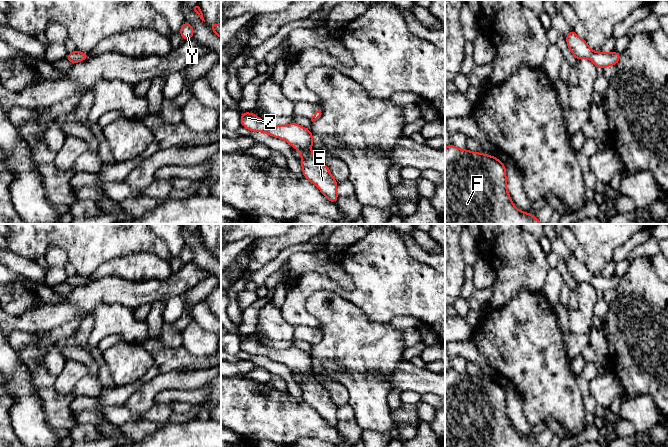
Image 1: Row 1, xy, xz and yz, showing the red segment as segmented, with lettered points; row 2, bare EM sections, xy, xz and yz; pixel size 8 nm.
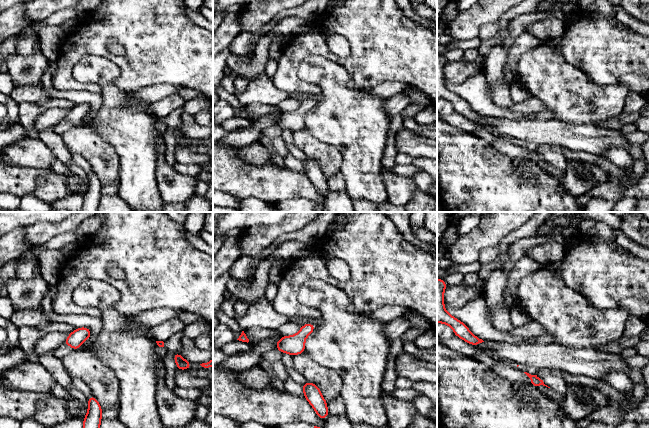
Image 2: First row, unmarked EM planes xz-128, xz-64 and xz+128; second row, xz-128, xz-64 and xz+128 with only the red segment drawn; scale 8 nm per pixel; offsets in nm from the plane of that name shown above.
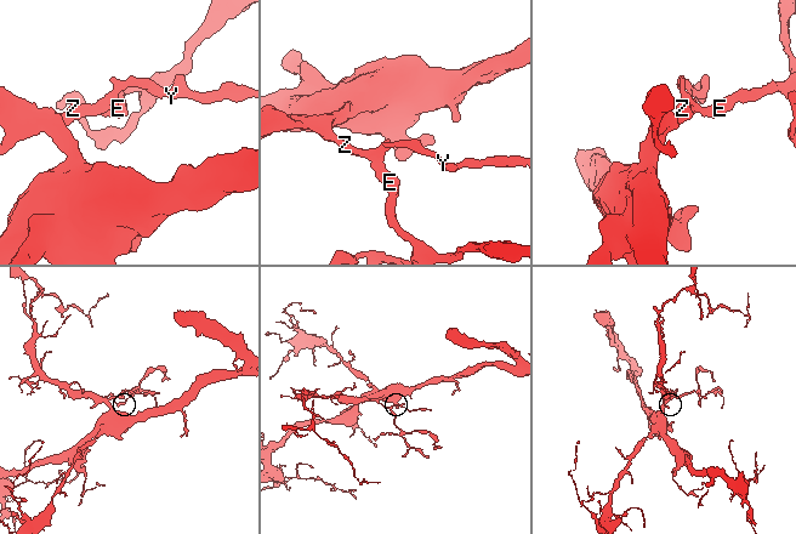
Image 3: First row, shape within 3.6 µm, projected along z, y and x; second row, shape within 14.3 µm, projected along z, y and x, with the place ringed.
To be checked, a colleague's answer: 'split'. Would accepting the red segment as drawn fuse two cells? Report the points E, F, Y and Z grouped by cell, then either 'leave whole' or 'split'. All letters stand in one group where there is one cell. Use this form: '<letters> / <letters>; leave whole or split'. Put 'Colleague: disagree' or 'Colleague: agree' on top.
Colleague: disagree
E F Y Z; leave whole

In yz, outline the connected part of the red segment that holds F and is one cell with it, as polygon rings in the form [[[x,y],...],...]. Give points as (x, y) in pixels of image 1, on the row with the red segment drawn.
[[[450,143],[445,148],[445,224],[541,224],[534,214],[516,208],[507,191],[506,167],[497,157],[459,149]]]

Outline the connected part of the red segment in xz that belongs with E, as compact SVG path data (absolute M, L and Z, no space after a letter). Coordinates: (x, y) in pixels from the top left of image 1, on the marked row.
M251 112L240 114L241 125L253 132L264 132L272 137L283 139L292 148L300 152L302 160L303 177L311 181L327 198L328 201L336 203L338 200L338 182L333 178L329 168L312 154L313 135L311 130L302 127L297 123L288 125L274 125L266 123L260 116Z

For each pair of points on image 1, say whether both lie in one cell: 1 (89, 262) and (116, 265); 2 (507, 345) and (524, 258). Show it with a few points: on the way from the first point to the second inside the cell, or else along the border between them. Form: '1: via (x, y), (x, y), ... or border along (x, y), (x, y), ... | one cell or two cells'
1: border along (124, 254), (102, 263), (88, 277) | two cells
2: border along (540, 291), (518, 290), (501, 306) | two cells

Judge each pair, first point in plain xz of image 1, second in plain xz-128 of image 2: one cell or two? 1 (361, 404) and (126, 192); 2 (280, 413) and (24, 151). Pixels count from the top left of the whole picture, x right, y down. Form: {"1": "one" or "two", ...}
{"1": "one", "2": "two"}

